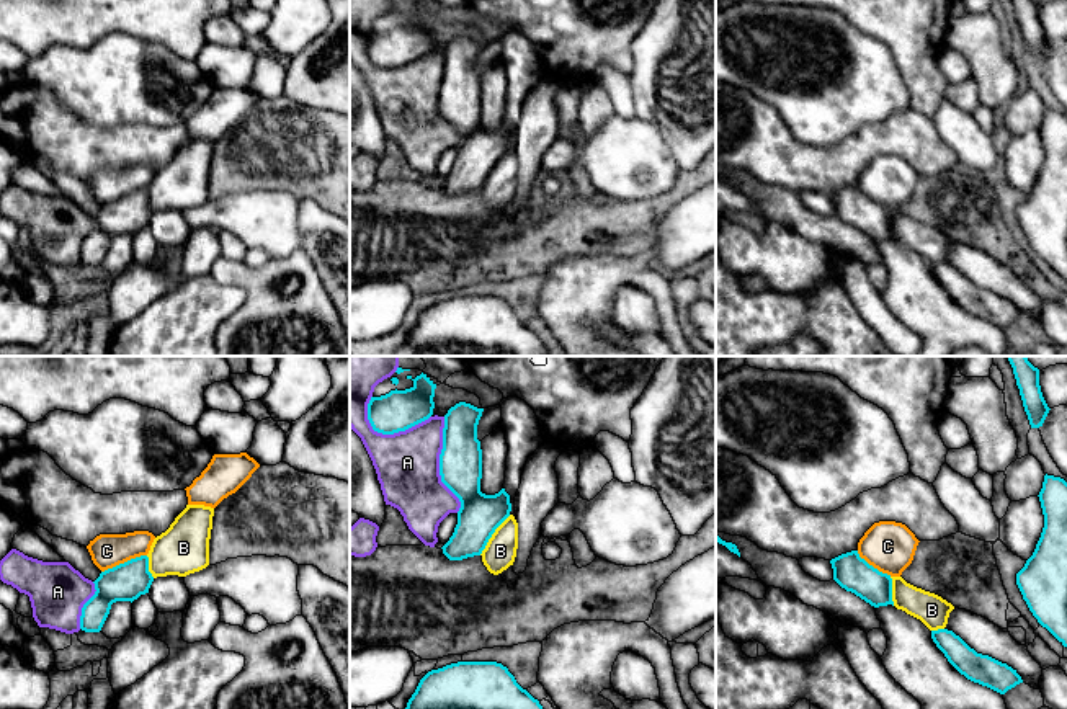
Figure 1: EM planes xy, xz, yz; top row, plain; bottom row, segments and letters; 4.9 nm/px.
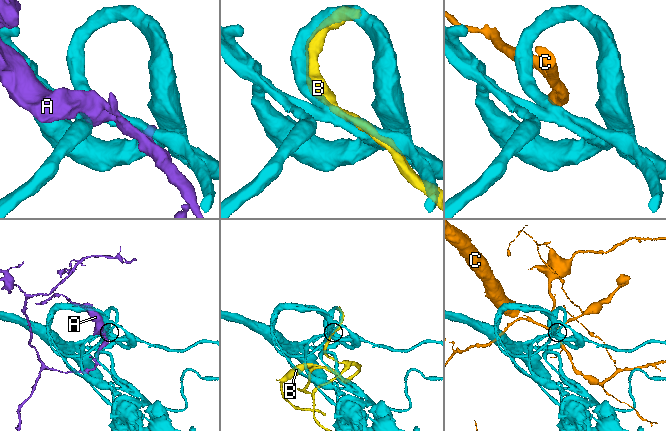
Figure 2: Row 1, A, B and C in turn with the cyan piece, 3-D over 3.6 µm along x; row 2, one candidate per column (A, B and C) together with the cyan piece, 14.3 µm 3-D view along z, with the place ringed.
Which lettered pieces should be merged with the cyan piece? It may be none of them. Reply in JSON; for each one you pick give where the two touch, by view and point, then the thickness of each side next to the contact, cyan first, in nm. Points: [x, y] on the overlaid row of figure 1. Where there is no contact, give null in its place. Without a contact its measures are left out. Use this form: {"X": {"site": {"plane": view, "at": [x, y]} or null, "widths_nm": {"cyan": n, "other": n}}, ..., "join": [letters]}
{"B": {"site": {"plane": "xz", "at": [492, 533]}, "widths_nm": {"cyan": 200, "other": 160}}, "join": ["B"]}

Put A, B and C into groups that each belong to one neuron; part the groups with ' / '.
A / B / C

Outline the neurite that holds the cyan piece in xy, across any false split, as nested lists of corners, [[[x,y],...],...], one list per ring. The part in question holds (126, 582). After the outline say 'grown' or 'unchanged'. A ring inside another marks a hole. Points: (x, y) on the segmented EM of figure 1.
[[[186,505],[170,528],[157,536],[147,555],[131,559],[100,573],[95,595],[83,604],[80,629],[100,632],[111,604],[134,601],[149,593],[157,577],[186,577],[209,565],[214,508]]] | grown

